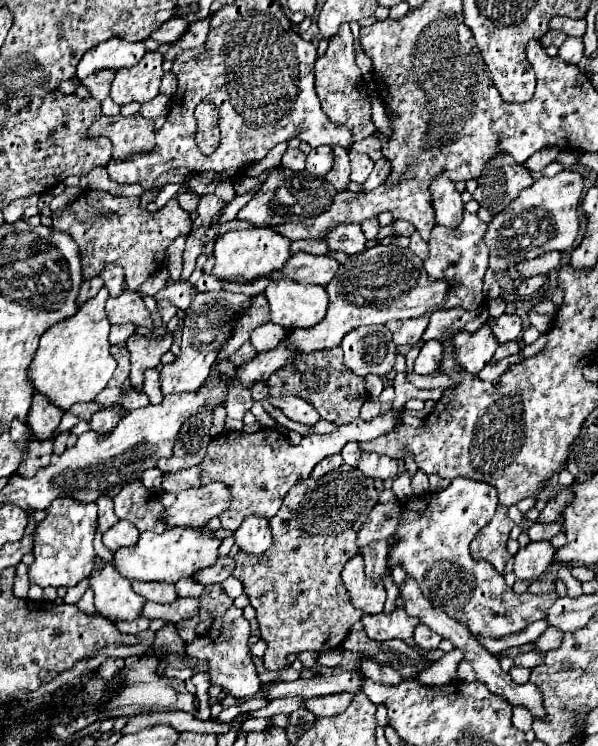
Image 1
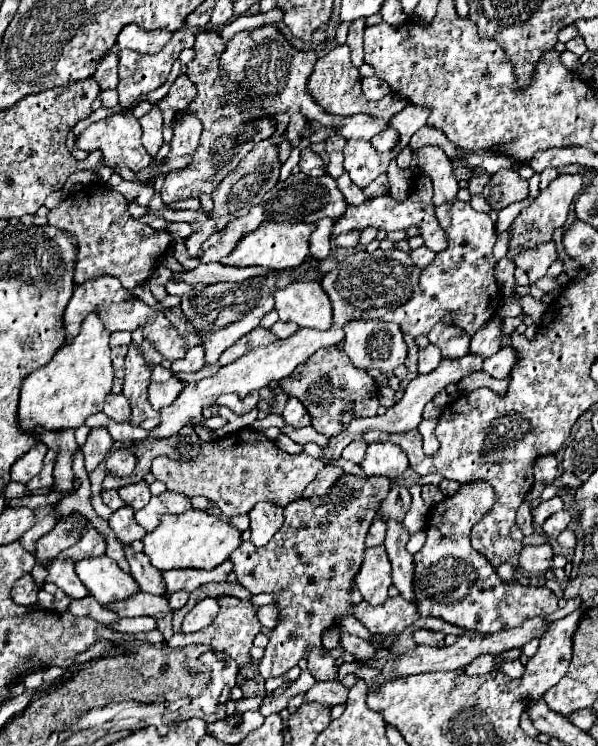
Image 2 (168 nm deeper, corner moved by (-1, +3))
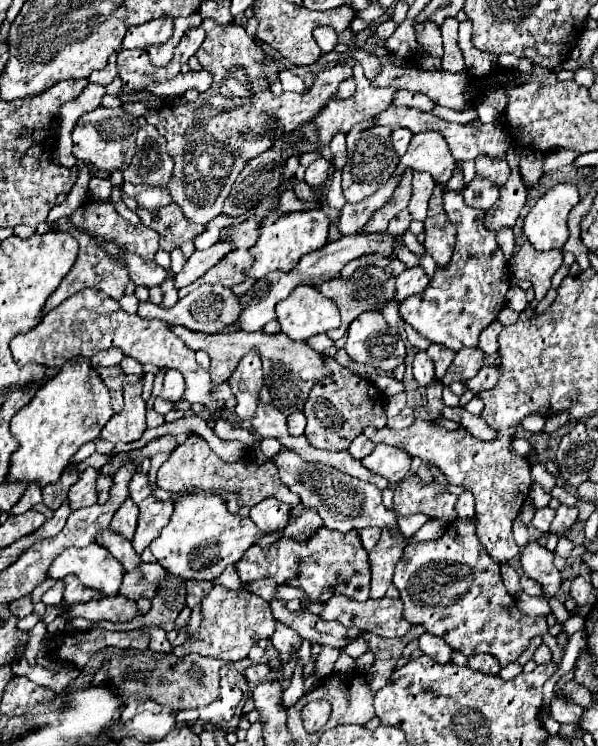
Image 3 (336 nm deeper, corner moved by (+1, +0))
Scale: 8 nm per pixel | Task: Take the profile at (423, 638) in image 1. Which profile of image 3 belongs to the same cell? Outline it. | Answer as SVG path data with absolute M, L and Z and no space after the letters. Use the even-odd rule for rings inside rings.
M425 633L419 637L419 649L431 657L433 661L437 663L447 663L451 661L451 647L437 635L431 635L431 633Z

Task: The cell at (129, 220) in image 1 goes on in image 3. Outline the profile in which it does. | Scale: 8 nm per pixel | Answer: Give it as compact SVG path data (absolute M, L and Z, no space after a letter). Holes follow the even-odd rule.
M85 201L81 207L77 207L69 217L67 217L69 221L71 221L71 225L73 225L73 231L69 231L69 235L73 235L77 241L79 241L79 257L77 257L77 261L75 261L75 265L71 267L71 271L65 275L65 279L61 281L61 285L55 289L55 293L51 295L51 301L47 301L47 309L43 311L43 313L47 313L47 311L51 311L53 307L57 307L61 301L65 301L67 297L71 297L73 293L77 293L77 291L81 291L81 289L85 289L85 287L95 287L95 289L101 289L101 291L105 291L109 297L113 297L113 299L121 299L123 297L123 291L125 291L125 287L127 287L127 283L131 281L129 279L129 271L127 271L127 265L125 265L125 261L123 259L117 259L117 257L113 257L111 253L107 253L107 249L105 249L105 245L107 243L115 243L115 245L119 245L121 249L125 249L129 255L139 255L143 261L153 261L153 257L155 257L155 253L157 253L157 239L159 239L159 235L155 237L155 239L151 239L155 233L153 231L149 231L145 225L139 225L139 227L133 227L133 225L129 225L117 211L115 211L115 205L111 203L111 201L103 201L103 203L97 203L97 201Z

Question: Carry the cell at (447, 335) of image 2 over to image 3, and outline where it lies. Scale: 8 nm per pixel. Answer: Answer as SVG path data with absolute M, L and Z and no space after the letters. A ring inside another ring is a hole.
M431 343L429 349L427 349L427 355L433 359L435 363L435 375L441 379L445 375L445 371L449 369L449 365L453 363L455 359L455 351L439 345L439 343Z

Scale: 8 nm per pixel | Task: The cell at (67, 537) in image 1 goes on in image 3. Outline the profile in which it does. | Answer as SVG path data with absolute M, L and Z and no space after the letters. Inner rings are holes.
M75 575L63 577L63 583L65 583L63 601L67 601L67 603L87 603L87 601L101 598L101 593L95 593L93 589L79 585L79 579Z

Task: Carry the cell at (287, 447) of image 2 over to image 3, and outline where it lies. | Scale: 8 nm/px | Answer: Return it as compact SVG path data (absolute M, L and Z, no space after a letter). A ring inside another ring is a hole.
M299 503L291 509L291 519L289 519L287 527L283 529L283 535L307 537L307 533L311 533L311 529L319 529L319 525L323 525L323 521L321 521L317 509L303 507L303 503Z

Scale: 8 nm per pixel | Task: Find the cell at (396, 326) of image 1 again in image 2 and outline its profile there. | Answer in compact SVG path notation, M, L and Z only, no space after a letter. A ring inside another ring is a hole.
M457 200L437 206L437 218L447 232L449 248L437 254L435 260L421 272L417 290L413 290L413 298L409 298L405 306L389 310L383 320L397 322L401 330L413 338L429 334L437 322L457 326L465 334L473 336L485 322L489 322L489 318L497 314L497 308L501 306L501 292L493 276L493 246L497 232L489 214L475 212L469 202Z

